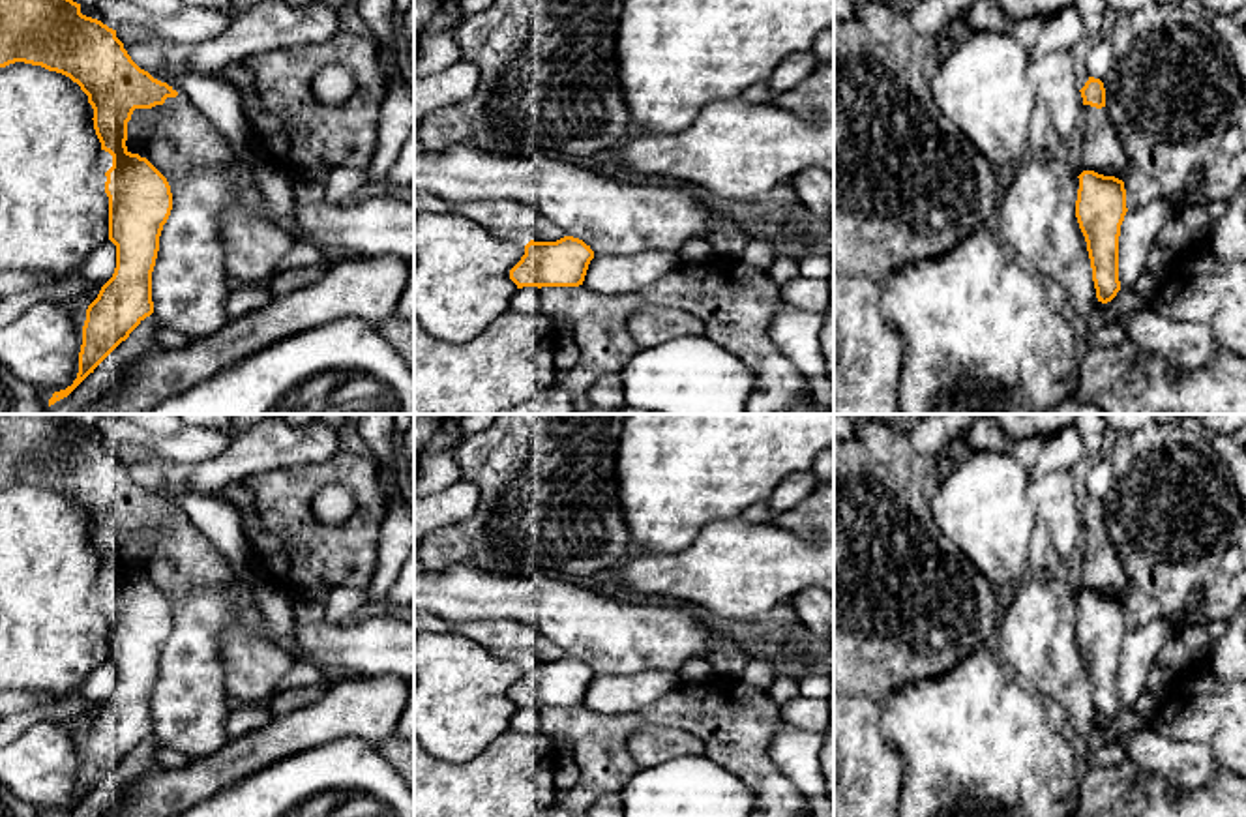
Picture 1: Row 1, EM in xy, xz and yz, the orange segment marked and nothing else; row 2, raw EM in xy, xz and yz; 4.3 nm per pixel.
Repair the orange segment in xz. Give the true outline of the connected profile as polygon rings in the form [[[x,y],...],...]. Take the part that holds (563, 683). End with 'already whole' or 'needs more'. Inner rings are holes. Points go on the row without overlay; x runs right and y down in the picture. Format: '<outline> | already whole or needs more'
[[[573,656],[525,665],[525,675],[510,690],[523,706],[586,706],[598,716],[631,716],[648,708],[682,684],[678,673],[650,669],[630,676],[596,675]]] | needs more

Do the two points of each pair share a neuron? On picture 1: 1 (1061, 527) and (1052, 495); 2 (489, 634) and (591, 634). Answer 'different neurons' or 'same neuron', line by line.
1: same neuron
2: different neurons

